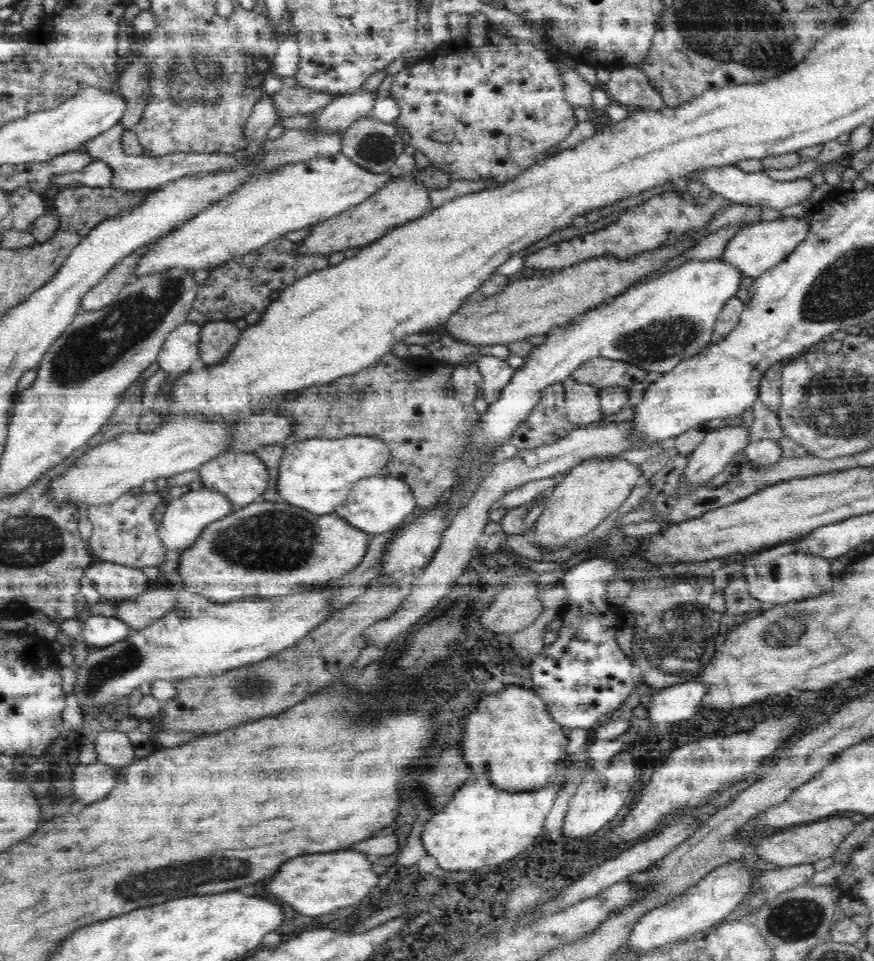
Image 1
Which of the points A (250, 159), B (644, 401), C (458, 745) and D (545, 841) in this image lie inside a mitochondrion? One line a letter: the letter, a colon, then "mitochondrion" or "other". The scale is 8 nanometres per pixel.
A: other
B: other
C: other
D: other

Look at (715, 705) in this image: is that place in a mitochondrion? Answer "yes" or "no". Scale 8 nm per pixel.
no

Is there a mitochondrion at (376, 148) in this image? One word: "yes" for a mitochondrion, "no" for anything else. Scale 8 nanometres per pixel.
yes

